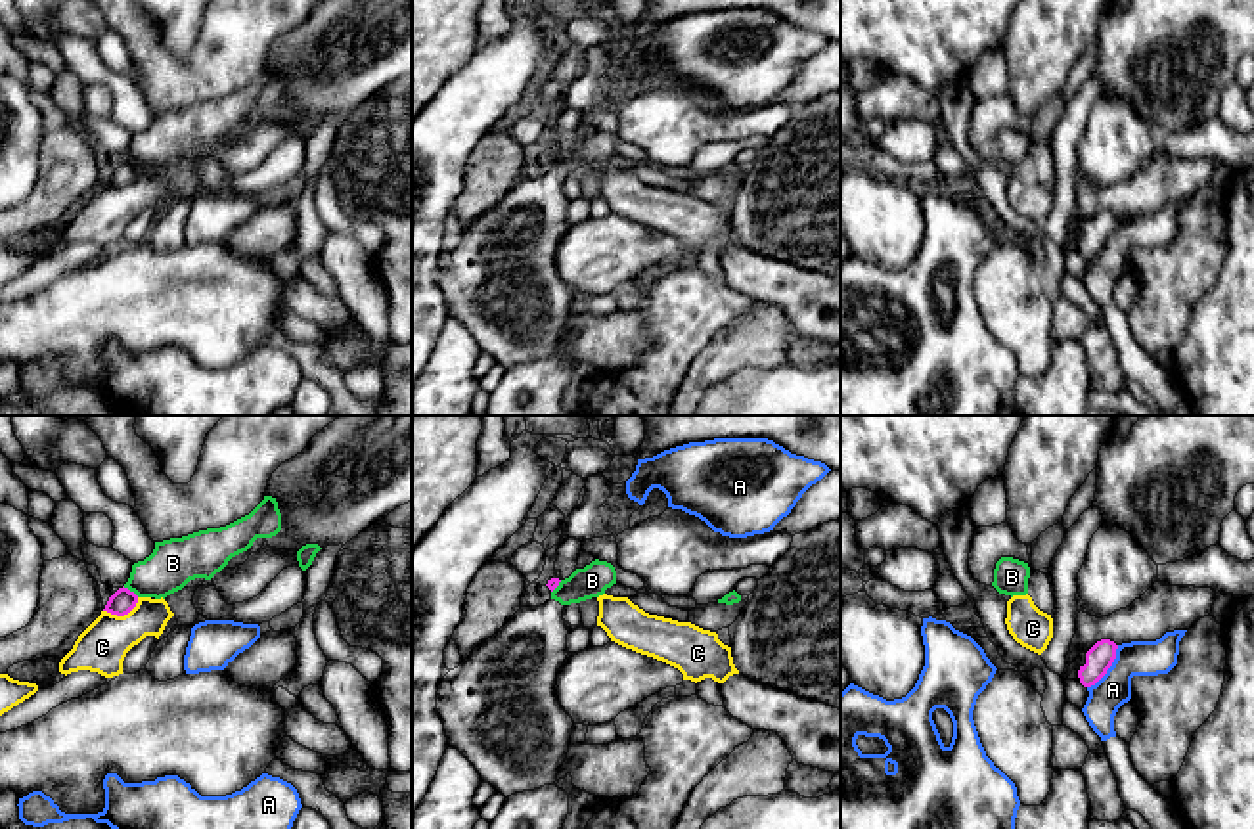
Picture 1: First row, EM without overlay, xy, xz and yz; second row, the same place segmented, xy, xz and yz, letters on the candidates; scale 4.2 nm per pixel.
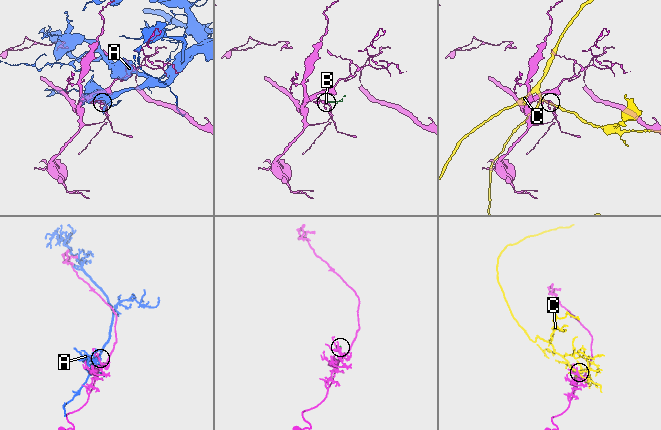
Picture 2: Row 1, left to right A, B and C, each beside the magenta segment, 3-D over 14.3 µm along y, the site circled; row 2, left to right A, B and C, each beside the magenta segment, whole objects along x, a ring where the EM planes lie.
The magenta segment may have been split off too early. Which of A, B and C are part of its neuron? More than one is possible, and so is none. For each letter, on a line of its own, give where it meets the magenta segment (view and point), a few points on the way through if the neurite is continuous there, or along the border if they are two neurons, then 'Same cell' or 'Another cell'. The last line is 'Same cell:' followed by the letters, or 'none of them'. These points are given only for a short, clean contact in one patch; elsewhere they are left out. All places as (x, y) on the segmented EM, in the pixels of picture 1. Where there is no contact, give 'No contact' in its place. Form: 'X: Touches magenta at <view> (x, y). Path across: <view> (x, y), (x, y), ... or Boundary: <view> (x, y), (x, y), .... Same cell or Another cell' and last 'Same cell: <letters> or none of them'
A: Touches magenta at yz (1109, 667). Another cell
B: Touches magenta at xy (129, 590). Boundary: xy (123, 586), (138, 596). Another cell
C: Touches magenta at xy (123, 615). Another cell
Same cell: none of them

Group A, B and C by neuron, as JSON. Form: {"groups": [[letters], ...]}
{"groups": [["A"], ["B"], ["C"]]}

